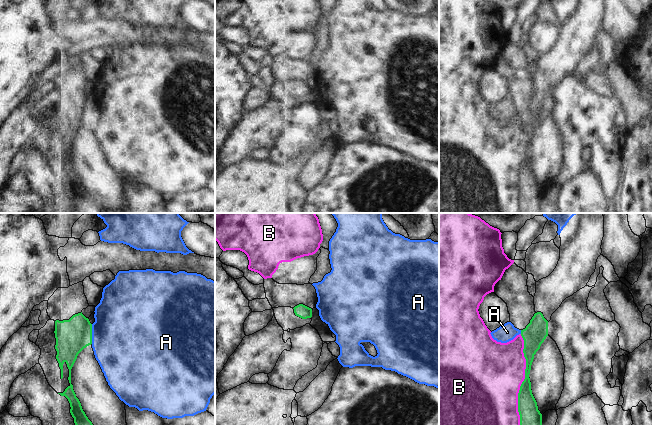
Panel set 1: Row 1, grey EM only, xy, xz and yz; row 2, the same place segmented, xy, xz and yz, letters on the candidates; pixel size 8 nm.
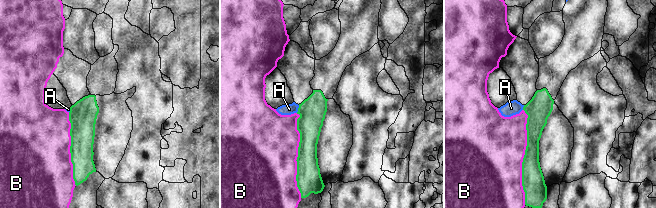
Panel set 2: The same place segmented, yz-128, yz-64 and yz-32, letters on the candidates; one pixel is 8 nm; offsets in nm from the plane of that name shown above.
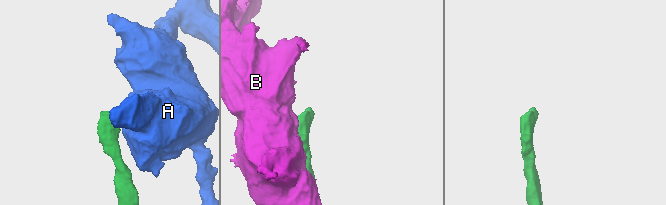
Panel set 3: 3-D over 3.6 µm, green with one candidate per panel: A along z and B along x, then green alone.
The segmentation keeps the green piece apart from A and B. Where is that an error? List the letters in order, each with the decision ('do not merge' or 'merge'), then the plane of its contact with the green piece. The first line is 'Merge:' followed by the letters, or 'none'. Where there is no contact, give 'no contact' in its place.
Merge: none
A: do not merge; contact in xy
B: do not merge; contact in yz

